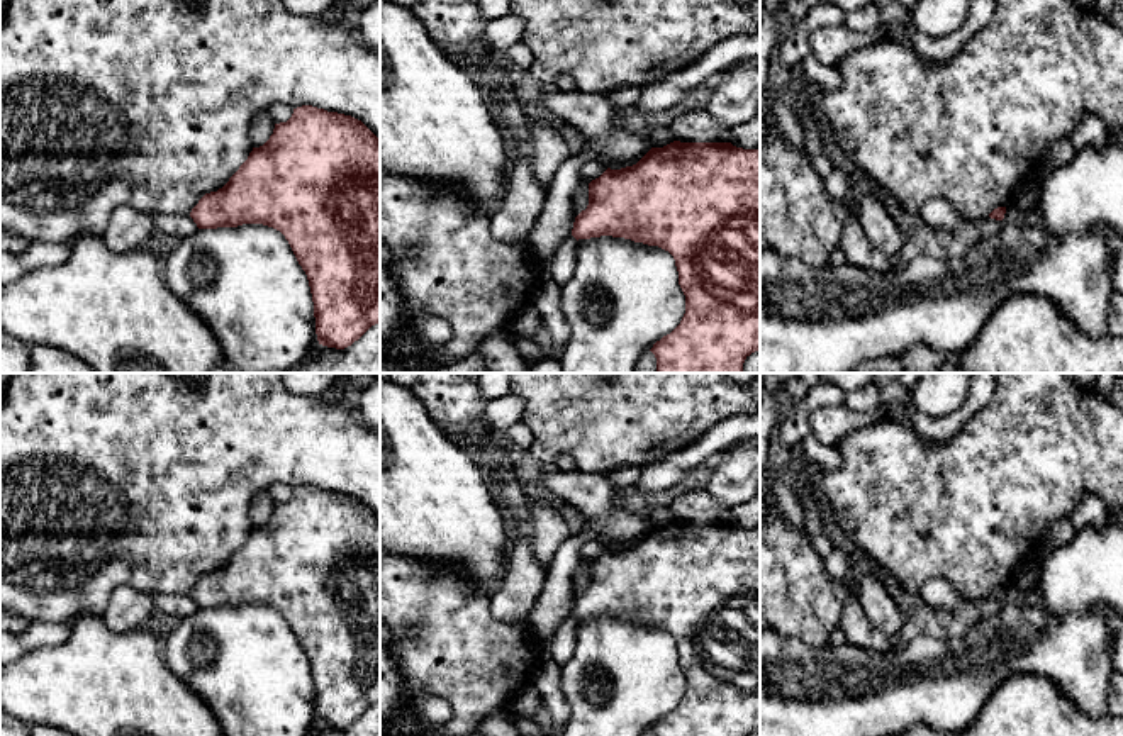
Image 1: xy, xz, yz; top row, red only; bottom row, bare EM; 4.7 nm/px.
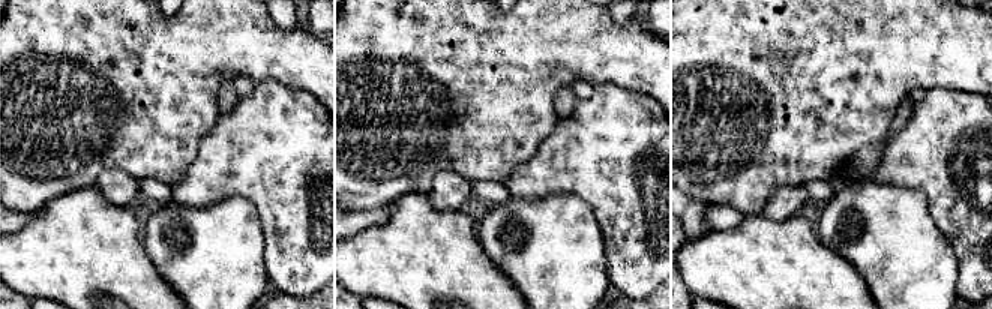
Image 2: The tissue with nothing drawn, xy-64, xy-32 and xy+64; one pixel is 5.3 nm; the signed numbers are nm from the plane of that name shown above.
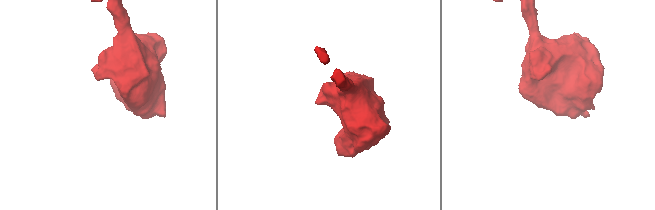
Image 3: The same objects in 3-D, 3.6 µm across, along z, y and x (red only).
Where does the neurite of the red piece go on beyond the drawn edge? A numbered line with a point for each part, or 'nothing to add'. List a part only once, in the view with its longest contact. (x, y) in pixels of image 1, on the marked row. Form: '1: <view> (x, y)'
nothing to add

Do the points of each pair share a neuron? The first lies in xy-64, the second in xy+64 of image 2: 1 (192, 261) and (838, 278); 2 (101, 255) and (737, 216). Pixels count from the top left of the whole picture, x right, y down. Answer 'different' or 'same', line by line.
1: different
2: different

